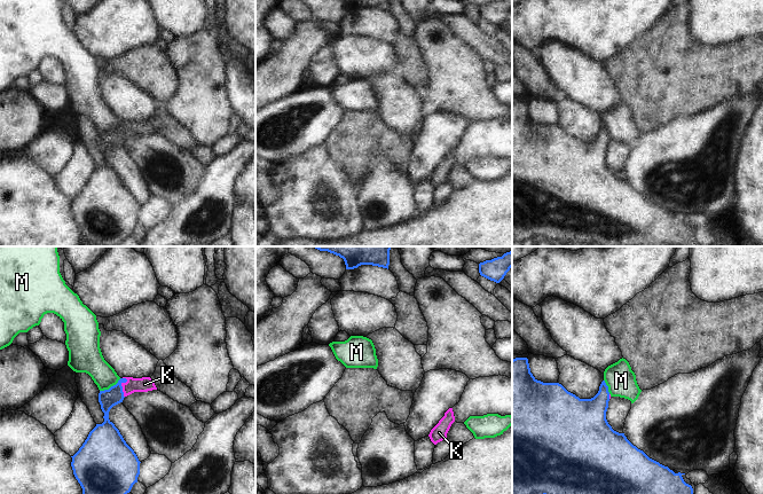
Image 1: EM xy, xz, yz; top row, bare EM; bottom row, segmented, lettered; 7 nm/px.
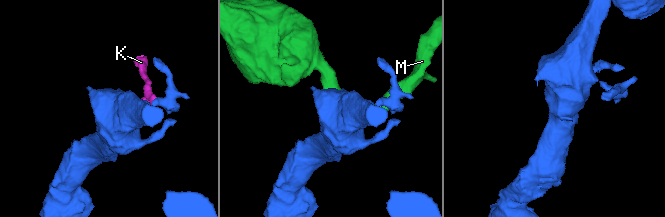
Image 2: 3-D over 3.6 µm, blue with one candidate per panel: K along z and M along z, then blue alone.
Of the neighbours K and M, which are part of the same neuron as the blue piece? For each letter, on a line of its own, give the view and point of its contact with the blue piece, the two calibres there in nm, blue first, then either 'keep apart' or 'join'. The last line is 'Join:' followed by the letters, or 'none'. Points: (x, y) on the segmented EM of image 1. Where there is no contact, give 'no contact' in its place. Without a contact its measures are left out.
K: xy (122, 386) | 130/110 nm | join
M: xy (111, 386) | 130/200 nm | keep apart
Join: K

